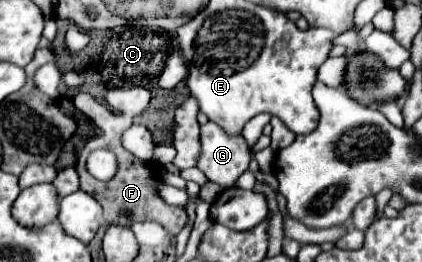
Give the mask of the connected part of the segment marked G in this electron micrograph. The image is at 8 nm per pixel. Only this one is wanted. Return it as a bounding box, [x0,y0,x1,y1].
[198,121,250,189]

